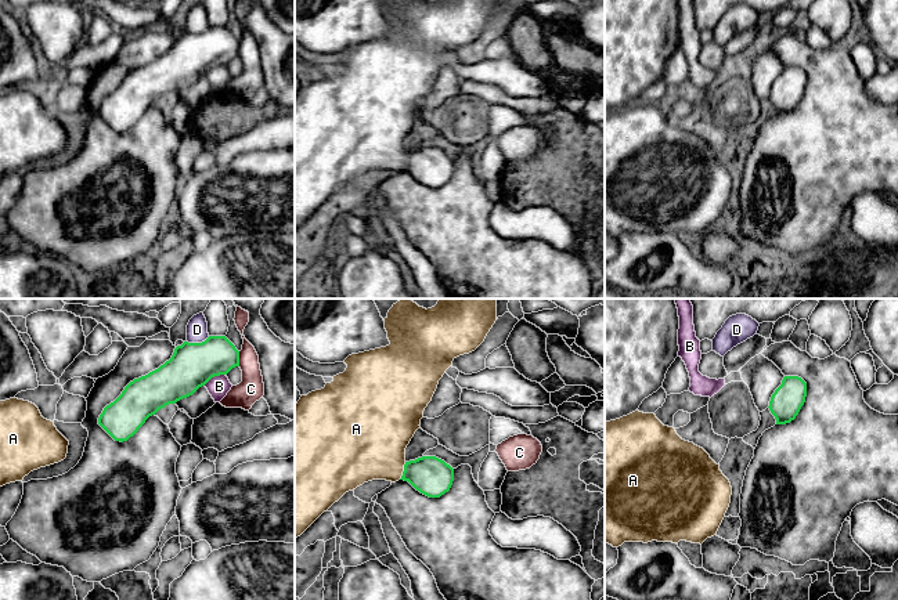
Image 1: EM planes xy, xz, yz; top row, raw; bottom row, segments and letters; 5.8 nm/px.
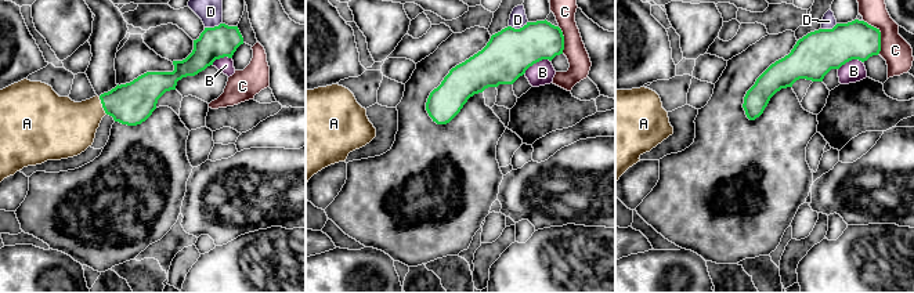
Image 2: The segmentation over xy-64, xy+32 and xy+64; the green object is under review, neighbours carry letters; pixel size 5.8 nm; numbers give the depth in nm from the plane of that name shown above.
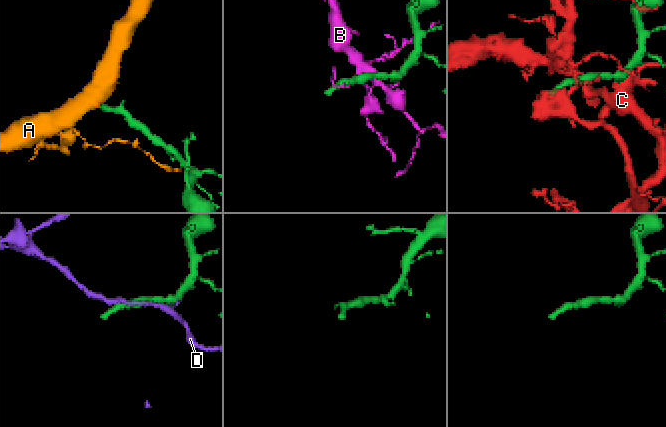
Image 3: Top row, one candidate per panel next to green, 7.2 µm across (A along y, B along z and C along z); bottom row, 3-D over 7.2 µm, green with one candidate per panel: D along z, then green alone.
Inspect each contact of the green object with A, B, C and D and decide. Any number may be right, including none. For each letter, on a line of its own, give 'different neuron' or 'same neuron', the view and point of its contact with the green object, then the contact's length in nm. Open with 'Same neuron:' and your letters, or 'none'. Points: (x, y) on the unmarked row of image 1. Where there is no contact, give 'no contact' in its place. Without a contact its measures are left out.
Same neuron: A
A: same neuron; meets green in xz at (404, 161); contact 110 nm long
B: different neuron; meets green in xy at (213, 67); contact 140 nm long
C: different neuron; meets green in xy at (238, 49); contact 90 nm long
D: different neuron; meets green in xy at (198, 33); contact 140 nm long

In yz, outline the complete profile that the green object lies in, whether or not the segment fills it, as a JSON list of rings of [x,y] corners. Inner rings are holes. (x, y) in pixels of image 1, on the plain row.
[[[785,66],[769,91],[769,101],[776,115],[786,115],[796,109],[807,87],[807,73],[798,66]]]

